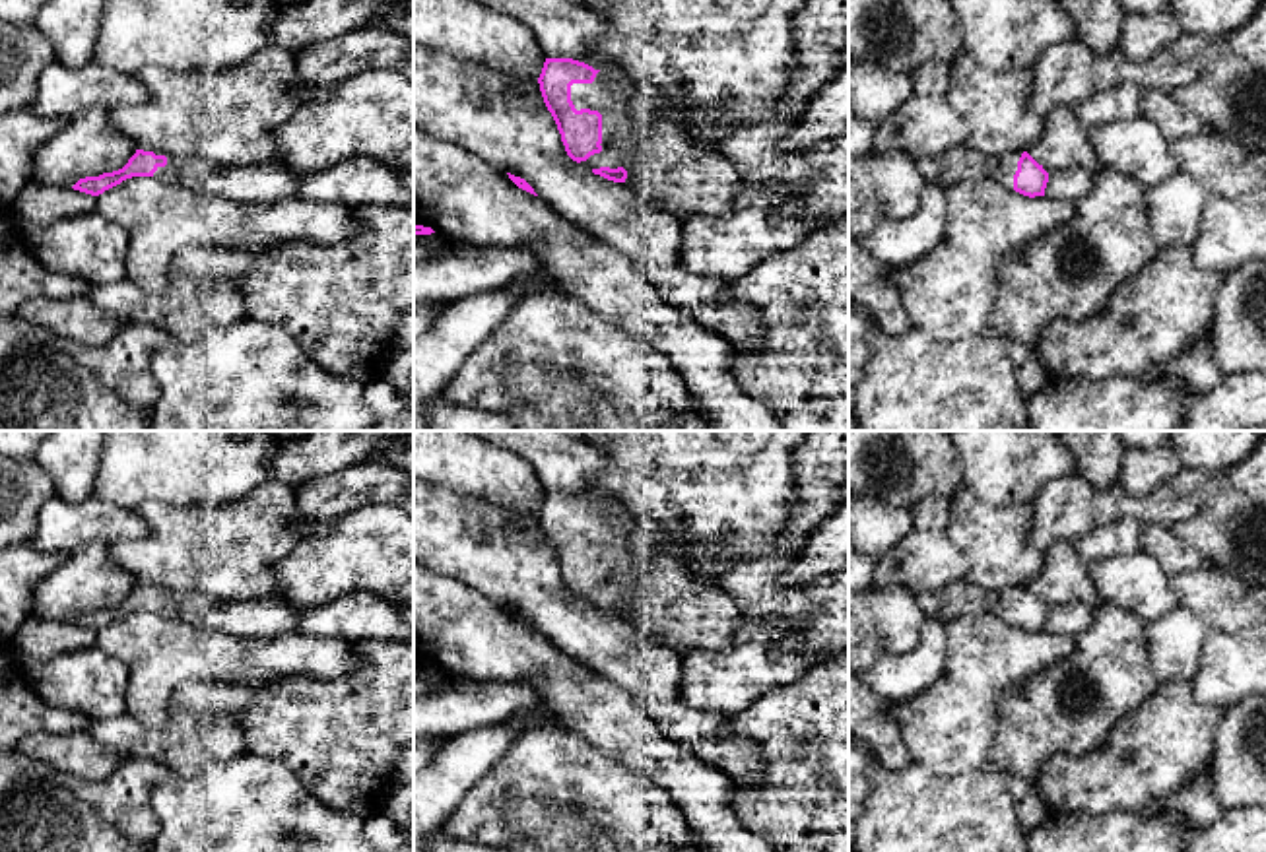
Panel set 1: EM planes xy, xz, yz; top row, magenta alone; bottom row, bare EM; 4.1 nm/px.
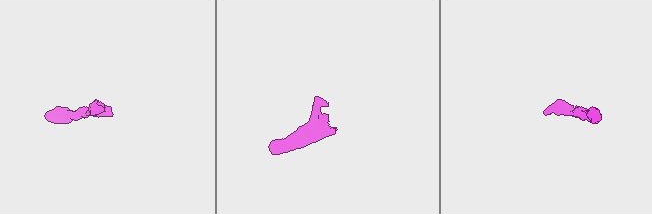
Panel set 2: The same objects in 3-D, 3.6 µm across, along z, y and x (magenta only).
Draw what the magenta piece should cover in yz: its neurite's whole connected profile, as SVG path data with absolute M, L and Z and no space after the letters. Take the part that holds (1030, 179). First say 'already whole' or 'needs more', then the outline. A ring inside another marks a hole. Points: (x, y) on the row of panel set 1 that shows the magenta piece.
needs more | M1008 151L992 159L990 177L1029 198L1045 196L1049 182L1049 173L1027 151Z

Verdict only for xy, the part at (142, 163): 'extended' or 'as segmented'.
extended

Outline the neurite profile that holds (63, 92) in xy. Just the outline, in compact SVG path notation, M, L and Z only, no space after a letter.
M52 62L41 72L35 101L27 109L37 116L68 120L93 107L111 111L148 99L150 91L134 74L95 62L82 68Z

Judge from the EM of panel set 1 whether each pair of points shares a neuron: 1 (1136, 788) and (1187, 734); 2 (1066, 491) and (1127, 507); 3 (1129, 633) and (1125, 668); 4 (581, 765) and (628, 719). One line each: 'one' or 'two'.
1: one
2: one
3: one
4: two

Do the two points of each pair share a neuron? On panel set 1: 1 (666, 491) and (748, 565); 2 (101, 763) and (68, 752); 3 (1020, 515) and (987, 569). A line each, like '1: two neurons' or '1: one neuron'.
1: one neuron
2: one neuron
3: one neuron

